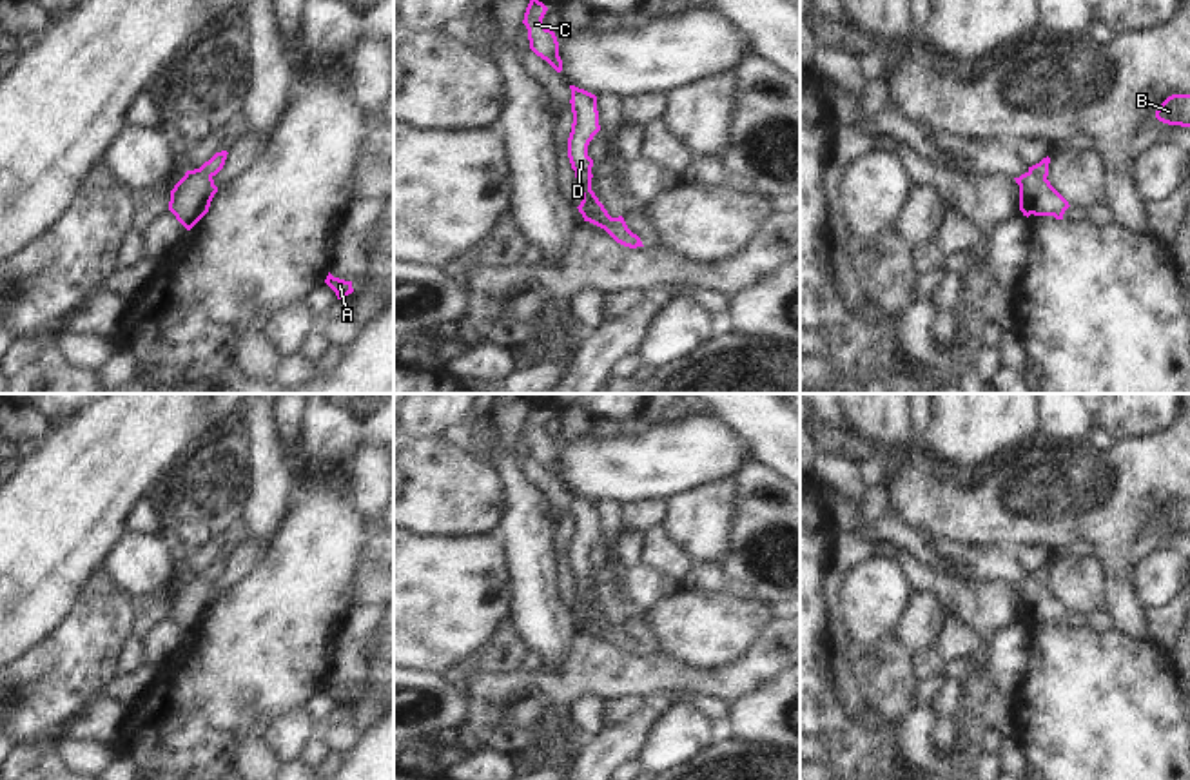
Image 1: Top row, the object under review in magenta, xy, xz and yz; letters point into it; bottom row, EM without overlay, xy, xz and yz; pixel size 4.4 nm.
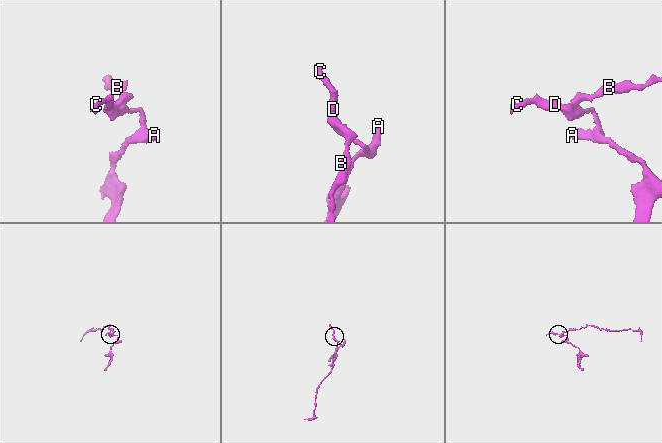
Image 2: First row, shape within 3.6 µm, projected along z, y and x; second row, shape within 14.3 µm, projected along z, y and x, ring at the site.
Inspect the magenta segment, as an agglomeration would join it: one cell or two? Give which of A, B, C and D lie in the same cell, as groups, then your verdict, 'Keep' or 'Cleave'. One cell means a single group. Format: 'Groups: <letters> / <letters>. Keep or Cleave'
Groups: A C D / B. Cleave.

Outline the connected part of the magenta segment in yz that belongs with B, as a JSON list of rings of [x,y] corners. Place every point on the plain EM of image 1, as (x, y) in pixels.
[[[1172,501],[1156,517],[1156,524],[1168,531],[1190,533],[1190,501]]]

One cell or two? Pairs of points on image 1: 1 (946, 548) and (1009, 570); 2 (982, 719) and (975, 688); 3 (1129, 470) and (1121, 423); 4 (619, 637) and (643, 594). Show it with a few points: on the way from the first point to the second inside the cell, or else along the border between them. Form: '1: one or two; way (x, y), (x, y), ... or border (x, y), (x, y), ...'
1: one; way (962, 552), (993, 565)
2: one; way (980, 711), (980, 695)
3: two; border (1165, 428), (1116, 443)
4: two; border (626, 597), (643, 612)

